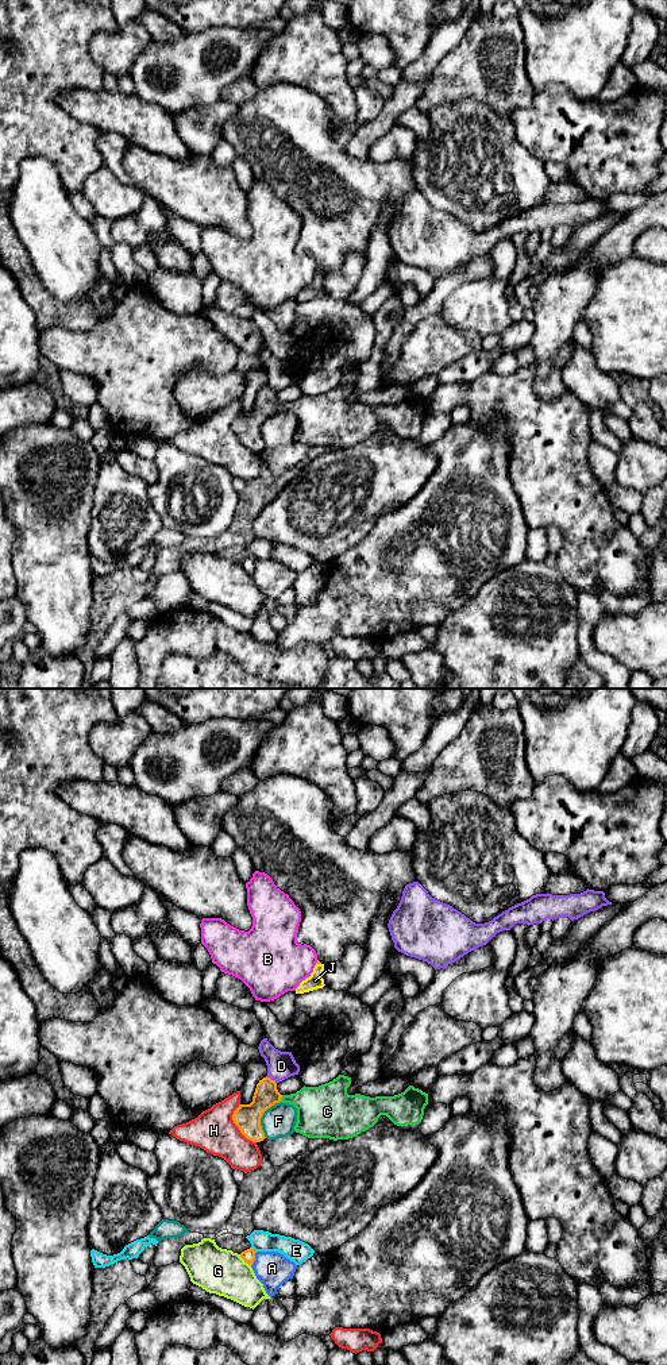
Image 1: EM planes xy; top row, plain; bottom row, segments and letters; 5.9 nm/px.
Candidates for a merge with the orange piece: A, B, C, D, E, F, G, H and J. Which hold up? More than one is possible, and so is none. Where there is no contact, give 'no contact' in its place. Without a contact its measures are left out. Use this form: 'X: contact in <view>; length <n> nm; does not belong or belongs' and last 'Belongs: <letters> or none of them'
A: contact in xy; length 90 nm; does not belong
B: contact in xy; length 30 nm; does not belong
C: contact in xy; length 40 nm; does not belong
D: contact in xy; length 80 nm; does not belong
E: contact in xy; length 50 nm; does not belong
F: contact in xy; length 240 nm; does not belong
G: contact in xy; length 100 nm; does not belong
H: contact in xy; length 260 nm; does not belong
J: contact in xy; length 30 nm; belongs
Belongs: J

